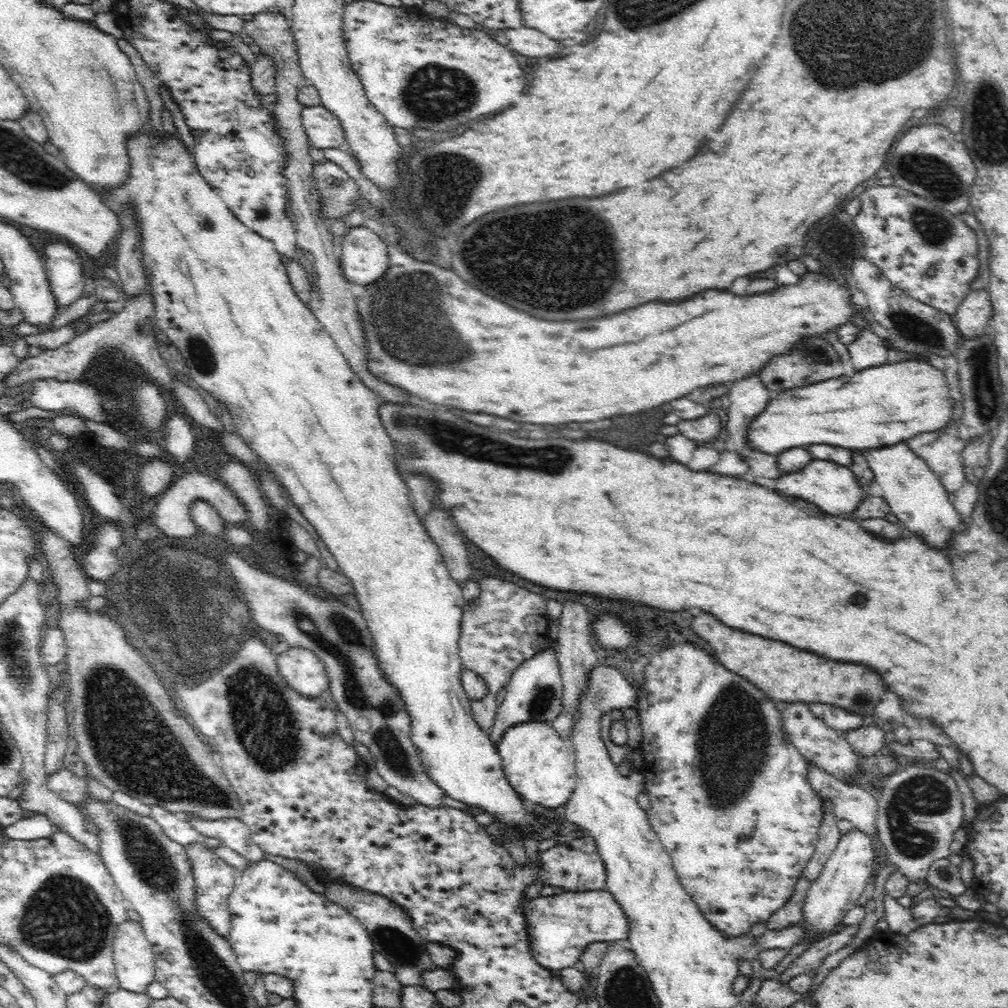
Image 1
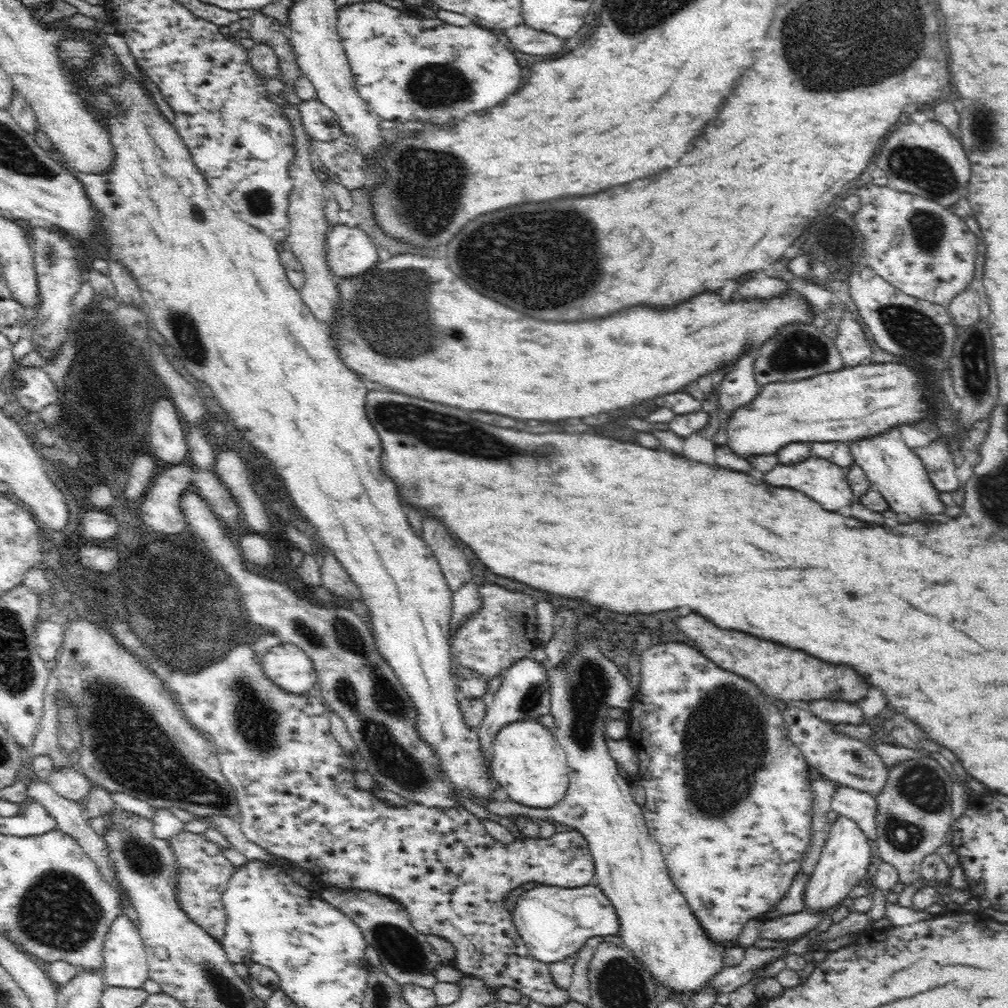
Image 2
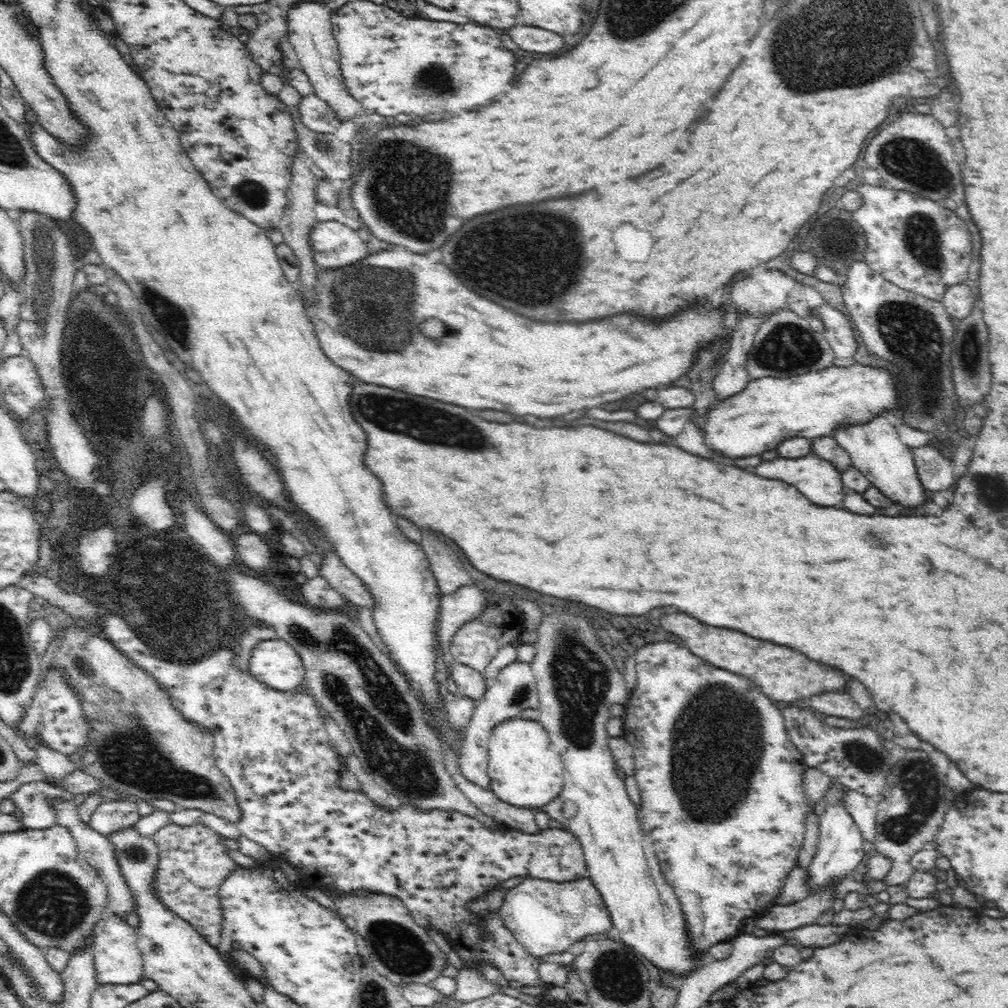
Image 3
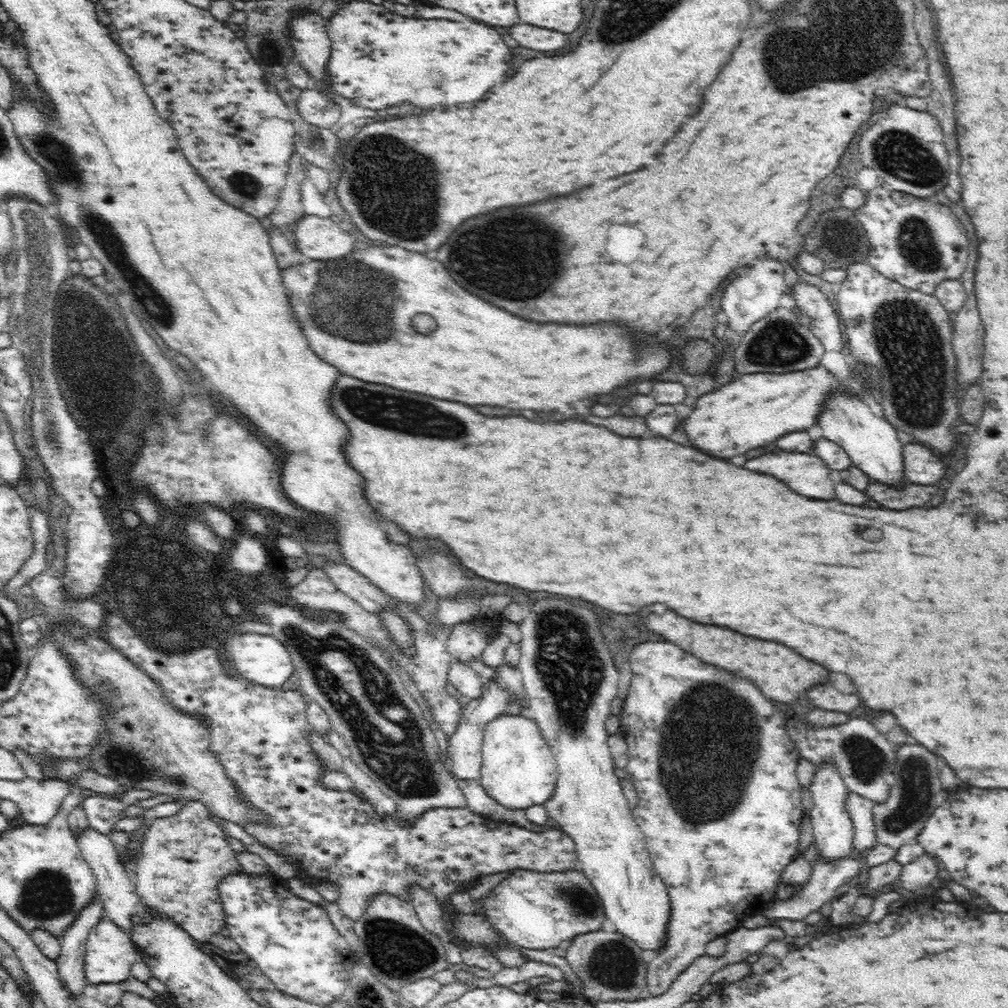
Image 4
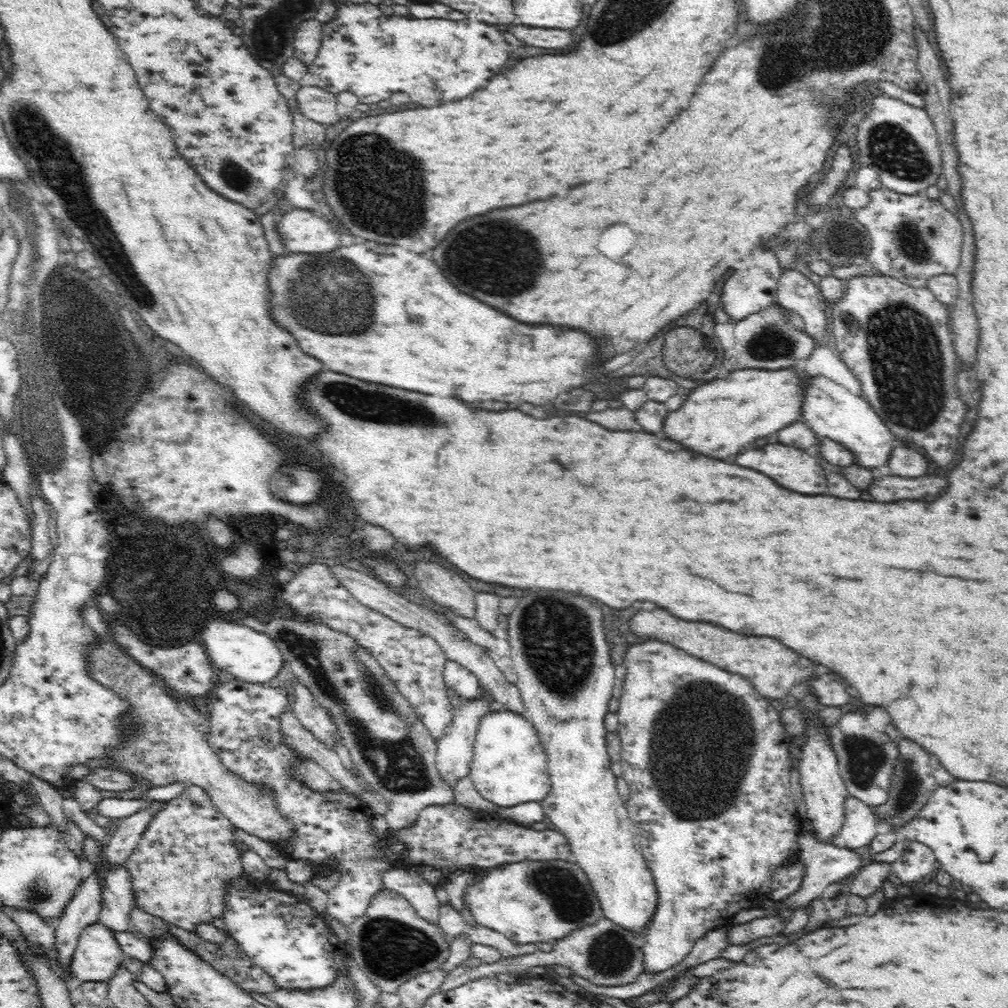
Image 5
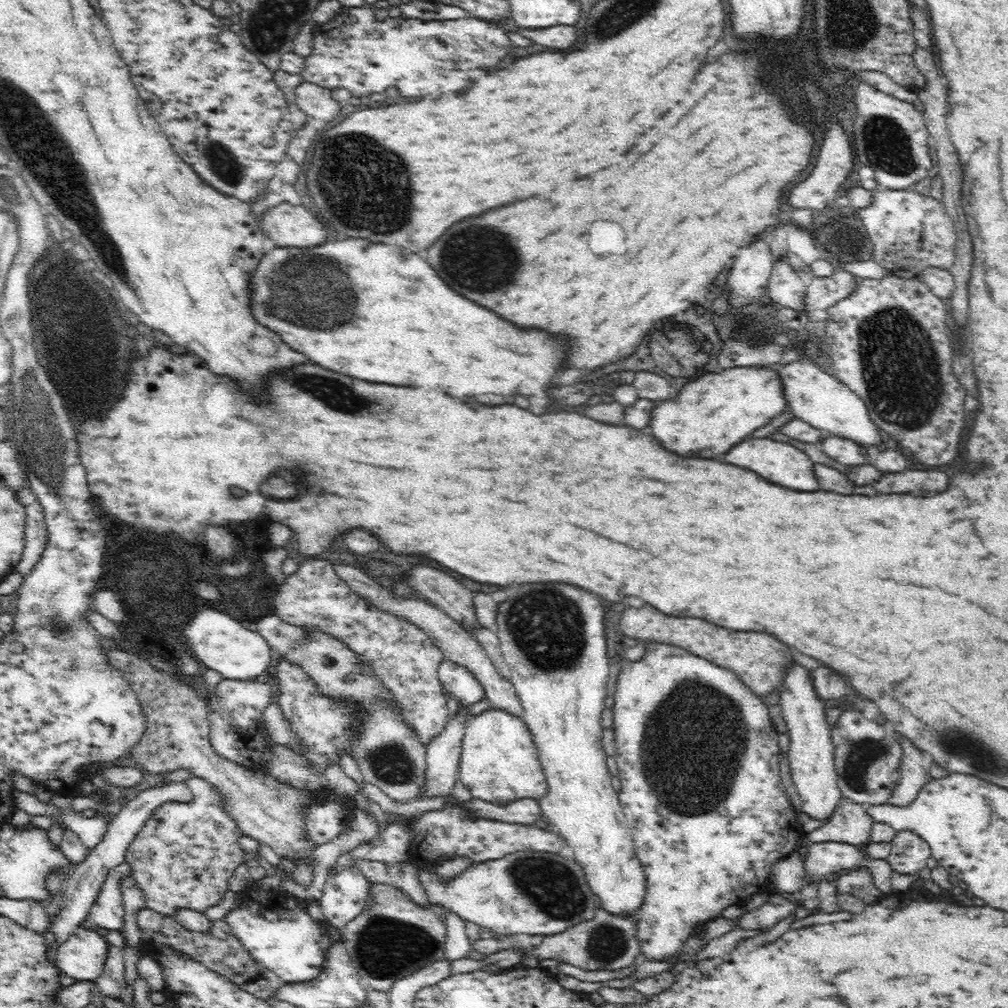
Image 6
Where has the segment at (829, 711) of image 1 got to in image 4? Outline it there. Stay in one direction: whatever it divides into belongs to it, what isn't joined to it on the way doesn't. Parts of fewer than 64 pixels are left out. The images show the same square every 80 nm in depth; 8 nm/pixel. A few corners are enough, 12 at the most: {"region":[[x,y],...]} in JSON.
{"region":[[816,686],[807,697],[819,709],[845,715],[862,703],[832,686]]}

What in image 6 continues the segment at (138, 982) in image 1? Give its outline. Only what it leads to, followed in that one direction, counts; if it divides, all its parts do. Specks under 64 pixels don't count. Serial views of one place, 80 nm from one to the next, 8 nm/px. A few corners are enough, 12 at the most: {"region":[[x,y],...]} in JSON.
{"region":[[78,929],[56,952],[58,968],[77,981],[102,976],[111,946]]}

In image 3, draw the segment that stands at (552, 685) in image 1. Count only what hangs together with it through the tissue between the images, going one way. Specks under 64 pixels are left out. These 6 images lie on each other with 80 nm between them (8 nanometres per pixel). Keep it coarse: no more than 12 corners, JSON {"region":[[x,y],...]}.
{"region":[[526,662],[487,681],[463,729],[458,764],[491,790],[489,738],[498,723],[538,708]]}

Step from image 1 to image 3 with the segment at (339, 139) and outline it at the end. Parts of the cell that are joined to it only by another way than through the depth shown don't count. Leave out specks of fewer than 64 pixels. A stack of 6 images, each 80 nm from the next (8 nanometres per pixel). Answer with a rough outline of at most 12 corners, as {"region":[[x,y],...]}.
{"region":[[316,94],[301,97],[302,123],[316,133],[335,133],[334,109]]}

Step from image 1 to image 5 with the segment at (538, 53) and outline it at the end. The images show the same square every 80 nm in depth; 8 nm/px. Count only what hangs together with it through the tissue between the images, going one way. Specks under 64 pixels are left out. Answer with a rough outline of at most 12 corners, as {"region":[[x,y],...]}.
{"region":[[513,24],[508,30],[528,46],[566,48],[570,30],[534,29]]}

